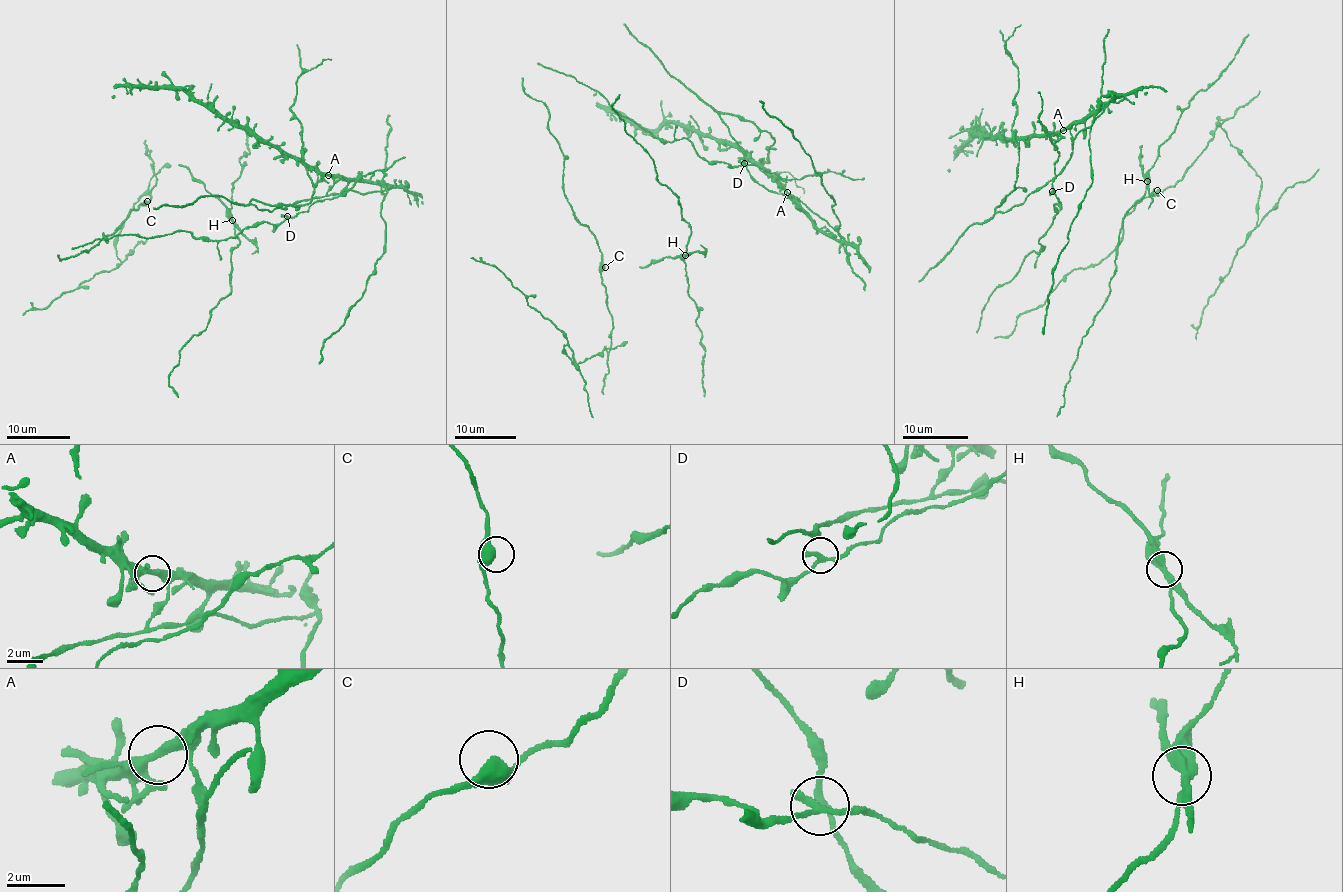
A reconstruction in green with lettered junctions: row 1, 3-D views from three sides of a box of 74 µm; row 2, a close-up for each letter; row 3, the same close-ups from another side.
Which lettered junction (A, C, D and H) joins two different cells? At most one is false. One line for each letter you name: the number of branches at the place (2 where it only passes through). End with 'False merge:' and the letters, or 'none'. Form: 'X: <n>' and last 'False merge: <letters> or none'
H: 2
False merge: H

